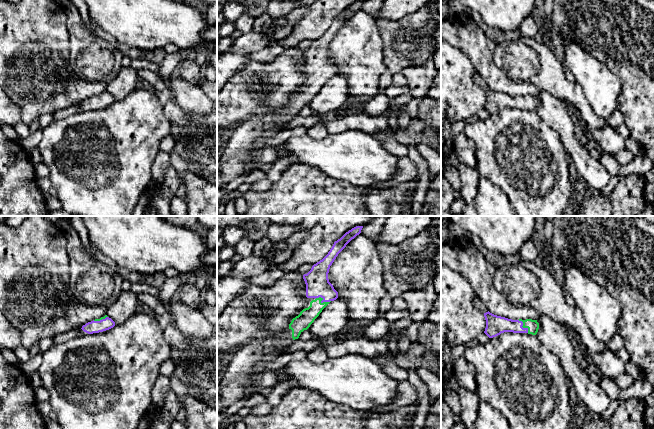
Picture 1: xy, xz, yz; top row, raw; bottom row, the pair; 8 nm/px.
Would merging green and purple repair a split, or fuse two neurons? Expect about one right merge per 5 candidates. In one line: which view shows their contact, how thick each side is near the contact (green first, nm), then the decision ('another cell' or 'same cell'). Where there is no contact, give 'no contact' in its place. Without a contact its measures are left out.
contact in xz; calibres 130 and 190 nm; same cell

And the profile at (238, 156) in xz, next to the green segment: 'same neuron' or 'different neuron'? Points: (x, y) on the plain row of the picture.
same neuron

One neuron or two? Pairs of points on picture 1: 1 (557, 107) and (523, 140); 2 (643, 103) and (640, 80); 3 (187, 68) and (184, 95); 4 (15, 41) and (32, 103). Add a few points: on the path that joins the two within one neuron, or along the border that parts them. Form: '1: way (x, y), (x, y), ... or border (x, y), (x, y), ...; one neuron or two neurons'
1: border (535, 111), (555, 131), (559, 138); two neurons
2: way (643, 97), (643, 86); one neuron
3: border (176, 73), (191, 83), (199, 85); two neurons
4: way (27, 56), (30, 62), (32, 88); one neuron

